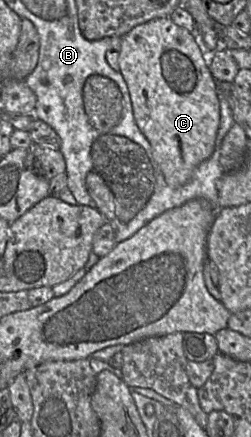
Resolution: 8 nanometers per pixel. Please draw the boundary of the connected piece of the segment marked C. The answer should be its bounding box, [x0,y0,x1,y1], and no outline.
[118,17,220,187]

